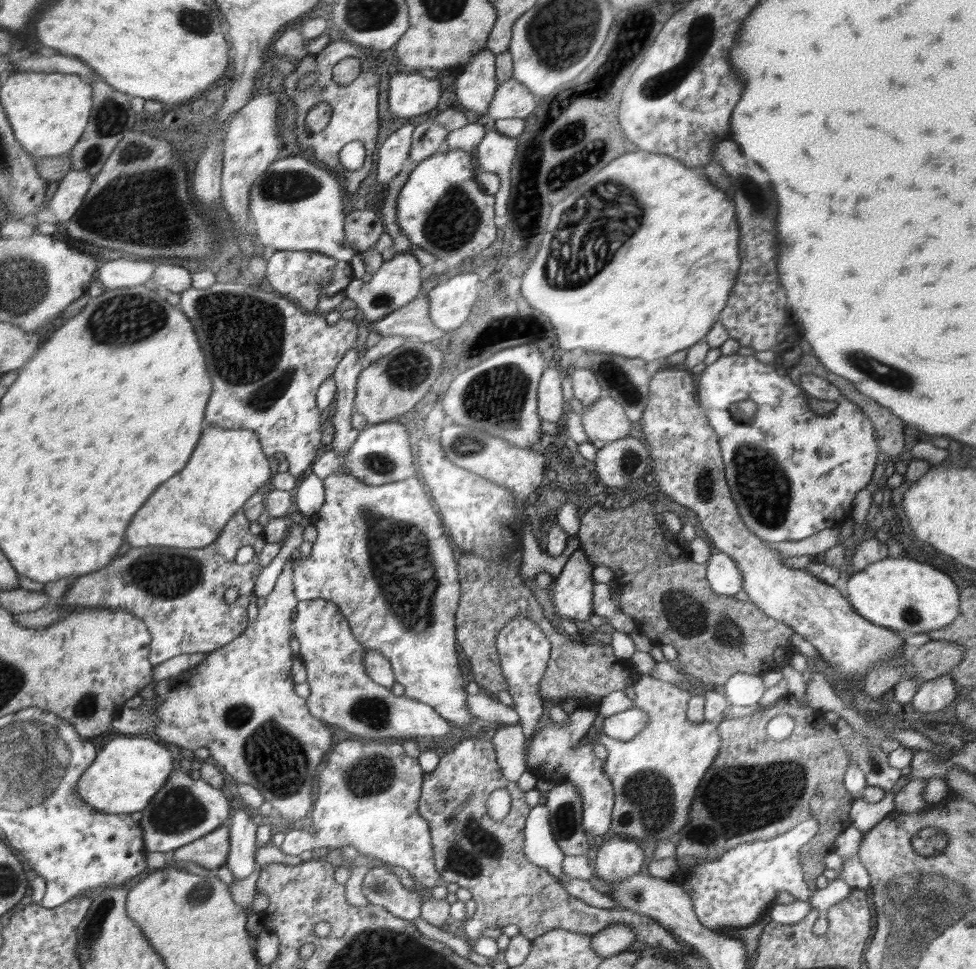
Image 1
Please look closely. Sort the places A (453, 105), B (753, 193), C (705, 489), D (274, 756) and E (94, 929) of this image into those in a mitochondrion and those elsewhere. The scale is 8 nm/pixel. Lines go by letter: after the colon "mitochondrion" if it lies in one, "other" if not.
A: other
B: mitochondrion
C: mitochondrion
D: mitochondrion
E: mitochondrion

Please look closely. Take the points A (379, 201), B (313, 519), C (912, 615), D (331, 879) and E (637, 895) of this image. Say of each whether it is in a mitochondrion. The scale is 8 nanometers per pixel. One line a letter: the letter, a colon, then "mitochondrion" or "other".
A: other
B: other
C: mitochondrion
D: other
E: mitochondrion

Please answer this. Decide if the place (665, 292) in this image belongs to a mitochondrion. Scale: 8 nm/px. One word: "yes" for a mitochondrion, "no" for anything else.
no

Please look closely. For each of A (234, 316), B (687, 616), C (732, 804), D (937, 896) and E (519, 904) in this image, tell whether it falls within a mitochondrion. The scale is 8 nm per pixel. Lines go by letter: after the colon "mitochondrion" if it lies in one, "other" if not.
A: mitochondrion
B: mitochondrion
C: mitochondrion
D: mitochondrion
E: other

